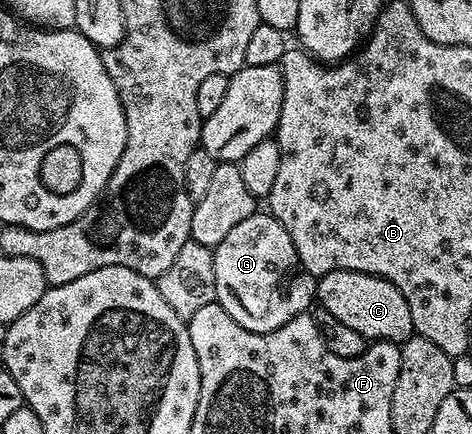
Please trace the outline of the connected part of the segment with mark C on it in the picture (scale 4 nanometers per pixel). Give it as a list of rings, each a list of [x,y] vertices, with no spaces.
[[[340,268],[320,277],[315,284],[315,300],[343,326],[351,326],[369,342],[392,342],[398,346],[414,335],[411,310],[393,284],[388,284],[380,276],[368,276],[366,272],[349,272]]]

